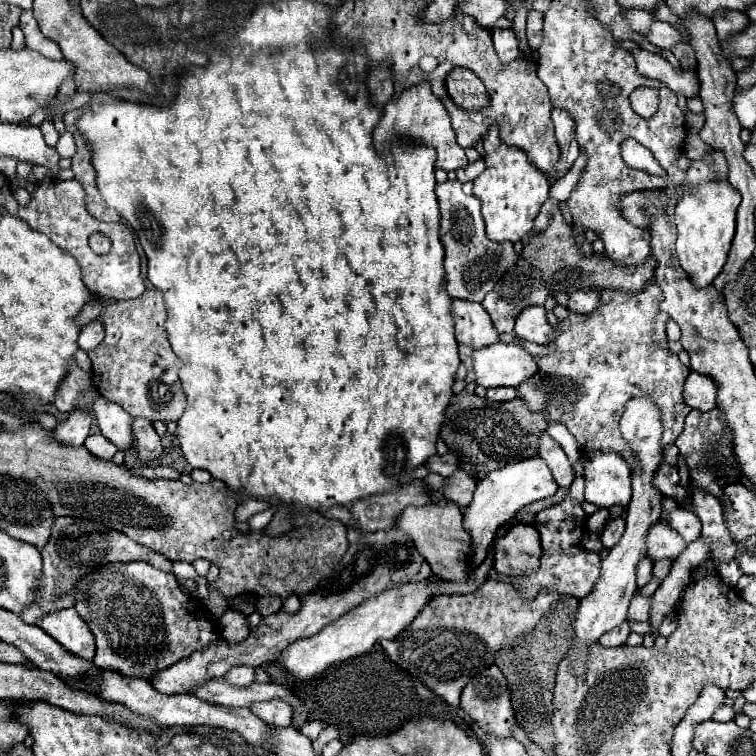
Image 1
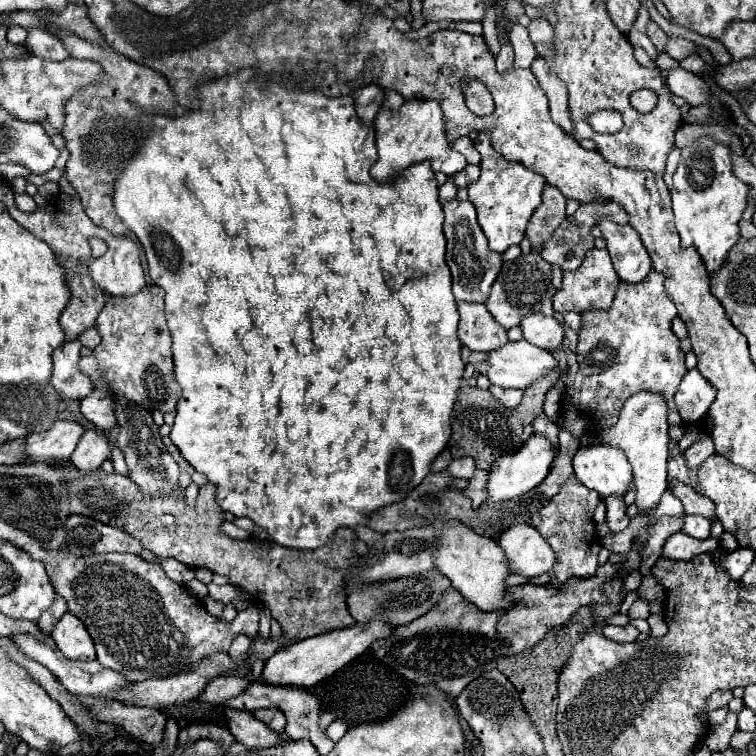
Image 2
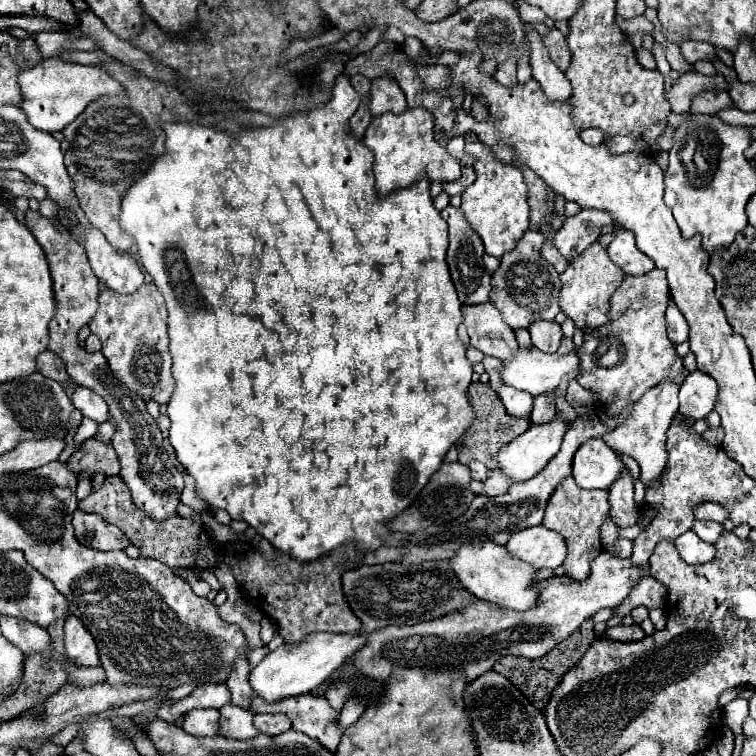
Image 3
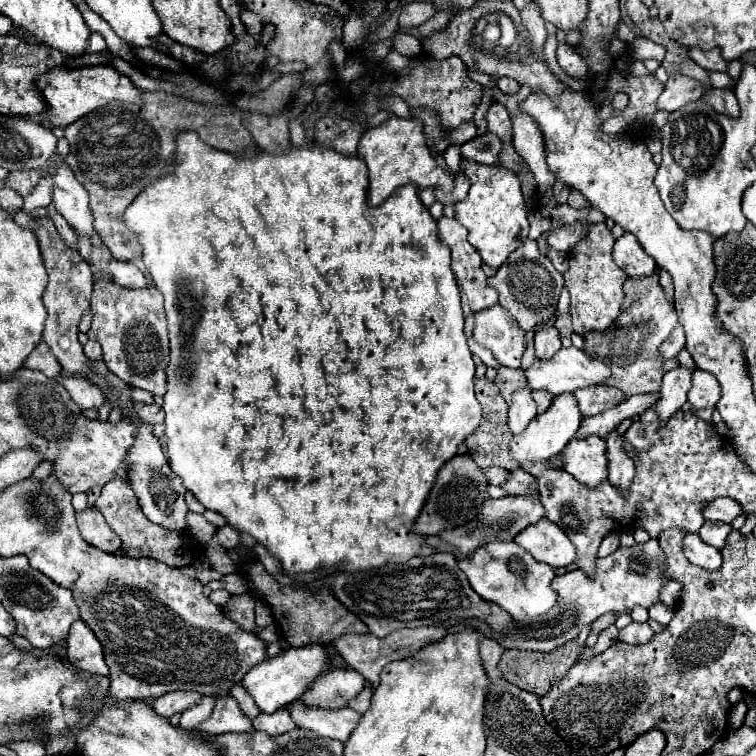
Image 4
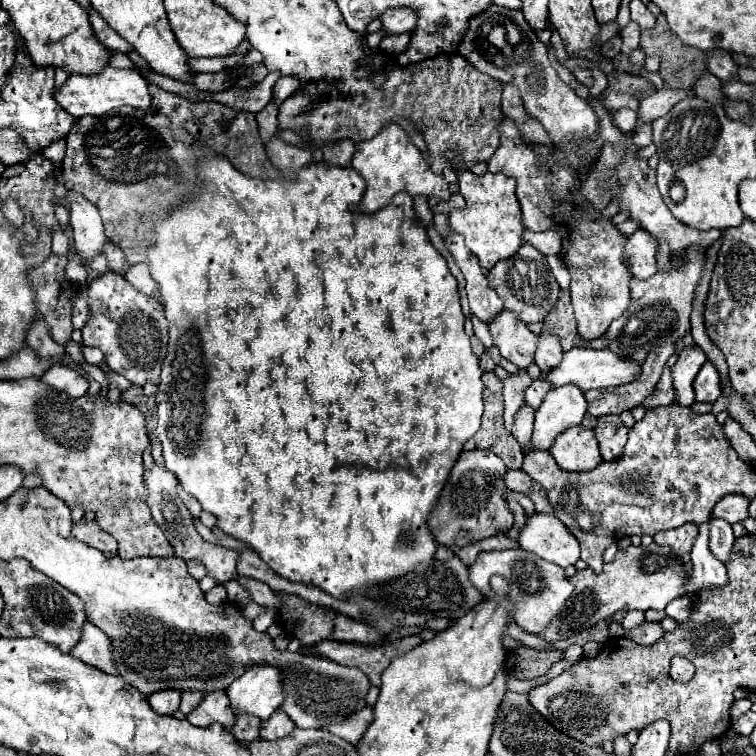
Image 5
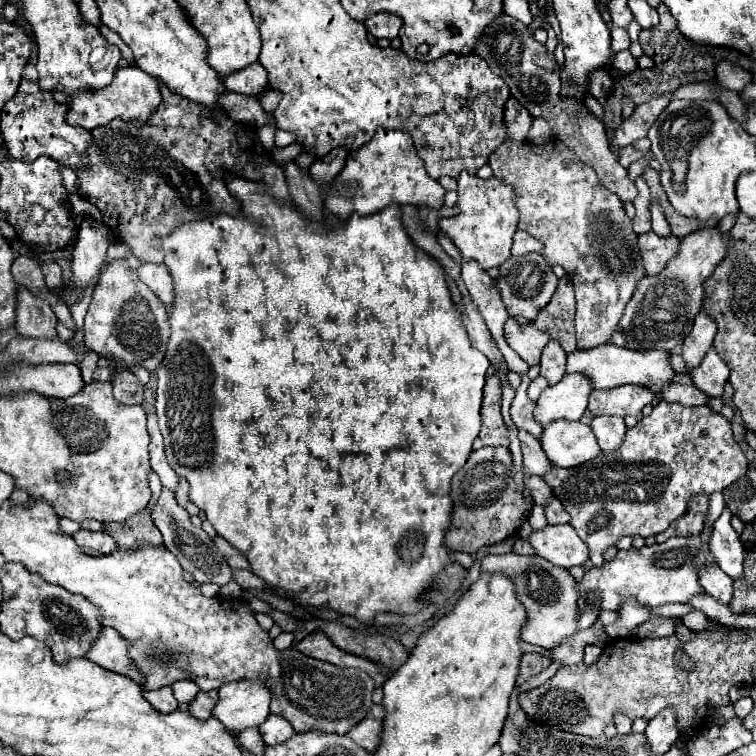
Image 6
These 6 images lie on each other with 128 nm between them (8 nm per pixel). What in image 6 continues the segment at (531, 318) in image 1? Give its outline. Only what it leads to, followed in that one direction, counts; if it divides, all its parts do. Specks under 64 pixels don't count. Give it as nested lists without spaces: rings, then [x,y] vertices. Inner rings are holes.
[[[550,340],[540,358],[540,376],[544,376],[550,384],[556,384],[564,378],[566,352],[558,344],[558,340]]]

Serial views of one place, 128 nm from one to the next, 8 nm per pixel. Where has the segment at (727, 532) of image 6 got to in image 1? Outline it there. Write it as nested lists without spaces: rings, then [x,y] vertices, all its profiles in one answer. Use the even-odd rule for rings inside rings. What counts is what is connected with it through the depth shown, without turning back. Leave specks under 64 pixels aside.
[[[682,506],[674,508],[672,512],[668,512],[668,514],[666,514],[666,520],[668,520],[668,524],[670,524],[686,542],[694,542],[694,540],[700,536],[702,524],[700,524],[698,516],[692,514],[692,512],[688,512],[688,510],[684,510]]]

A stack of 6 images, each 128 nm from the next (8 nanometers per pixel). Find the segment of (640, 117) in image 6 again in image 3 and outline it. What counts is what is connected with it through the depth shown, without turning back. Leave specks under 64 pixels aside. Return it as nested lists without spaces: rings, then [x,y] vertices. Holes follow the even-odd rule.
[[[686,72],[684,76],[680,76],[672,84],[668,100],[670,100],[672,112],[682,114],[682,112],[688,112],[692,96],[696,96],[696,92],[702,92],[702,90],[728,90],[728,88],[730,88],[730,84],[726,82],[726,78],[722,74],[702,76],[698,72]]]

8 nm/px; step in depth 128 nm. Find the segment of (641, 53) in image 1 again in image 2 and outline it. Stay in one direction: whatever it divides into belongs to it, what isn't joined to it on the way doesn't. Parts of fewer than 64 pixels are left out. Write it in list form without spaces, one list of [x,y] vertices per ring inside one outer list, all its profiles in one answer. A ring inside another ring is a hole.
[[[670,68],[666,76],[666,84],[674,96],[684,98],[690,106],[708,104],[708,84],[694,72],[684,68]]]

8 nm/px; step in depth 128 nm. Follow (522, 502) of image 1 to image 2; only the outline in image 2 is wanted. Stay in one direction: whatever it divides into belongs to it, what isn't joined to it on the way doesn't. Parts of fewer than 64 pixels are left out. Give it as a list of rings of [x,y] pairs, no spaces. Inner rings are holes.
[[[534,434],[518,452],[496,460],[496,464],[490,470],[490,478],[486,482],[486,488],[484,488],[486,490],[484,504],[490,508],[500,508],[508,500],[522,498],[524,494],[528,494],[530,490],[534,490],[536,486],[540,486],[544,482],[544,478],[550,472],[552,460],[554,460],[554,452],[552,452],[552,446],[548,444],[548,440],[544,440],[544,436]]]

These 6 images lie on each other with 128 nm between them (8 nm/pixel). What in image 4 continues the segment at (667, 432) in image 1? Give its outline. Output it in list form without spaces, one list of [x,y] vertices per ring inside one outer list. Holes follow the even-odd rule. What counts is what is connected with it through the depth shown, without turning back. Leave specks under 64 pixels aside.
[[[638,276],[626,278],[622,312],[614,326],[604,332],[584,334],[584,352],[592,358],[602,358],[610,366],[610,378],[604,382],[624,392],[632,394],[656,394],[660,390],[660,380],[664,376],[660,344],[670,336],[672,326],[676,326],[676,310],[664,298],[658,276]]]

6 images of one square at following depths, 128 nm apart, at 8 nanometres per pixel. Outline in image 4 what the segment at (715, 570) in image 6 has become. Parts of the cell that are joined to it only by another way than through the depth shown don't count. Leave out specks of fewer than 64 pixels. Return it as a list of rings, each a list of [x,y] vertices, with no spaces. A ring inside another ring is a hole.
[[[698,534],[684,536],[684,556],[688,558],[688,562],[692,562],[704,570],[720,568],[720,550],[704,544]],[[669,580],[661,589],[660,600],[668,606],[673,606],[680,598],[681,592],[682,585],[680,582],[676,582],[676,580]]]

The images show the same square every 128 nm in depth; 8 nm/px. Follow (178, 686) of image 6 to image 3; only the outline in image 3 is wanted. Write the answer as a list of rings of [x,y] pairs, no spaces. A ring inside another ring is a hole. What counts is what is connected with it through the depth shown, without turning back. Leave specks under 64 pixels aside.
[[[206,708],[206,710],[192,710],[184,716],[184,728],[188,726],[188,734],[192,736],[218,736],[220,732],[220,726],[218,726],[218,720],[220,720],[220,712],[218,710],[212,710],[212,708]]]

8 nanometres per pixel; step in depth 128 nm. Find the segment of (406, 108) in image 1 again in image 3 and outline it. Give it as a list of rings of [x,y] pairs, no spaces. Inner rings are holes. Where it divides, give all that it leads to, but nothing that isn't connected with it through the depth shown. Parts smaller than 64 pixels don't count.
[[[408,108],[402,114],[388,112],[376,116],[364,134],[364,144],[374,152],[374,178],[380,196],[386,196],[396,188],[404,188],[416,182],[424,172],[428,174],[430,180],[440,180],[440,182],[460,178],[462,170],[460,160],[450,156],[448,150],[436,142],[434,116],[424,108]]]

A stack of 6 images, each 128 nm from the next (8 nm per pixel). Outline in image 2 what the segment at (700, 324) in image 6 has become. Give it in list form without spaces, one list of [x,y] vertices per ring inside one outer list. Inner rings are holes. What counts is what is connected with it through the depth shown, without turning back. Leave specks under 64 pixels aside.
[[[640,392],[630,396],[624,402],[624,408],[620,412],[620,418],[616,426],[600,434],[596,440],[600,444],[618,446],[626,452],[628,462],[634,470],[634,486],[636,486],[636,506],[640,518],[646,518],[660,502],[662,494],[668,488],[668,474],[666,474],[666,460],[668,460],[668,406],[664,398],[656,392]]]

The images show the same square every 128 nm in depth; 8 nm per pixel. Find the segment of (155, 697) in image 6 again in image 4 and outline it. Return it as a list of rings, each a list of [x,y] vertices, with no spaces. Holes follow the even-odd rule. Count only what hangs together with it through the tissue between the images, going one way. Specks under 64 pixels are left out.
[[[168,692],[160,698],[156,698],[154,712],[160,714],[162,718],[170,718],[174,712],[184,712],[184,710],[200,704],[202,698],[204,698],[204,694],[200,694],[200,692]]]

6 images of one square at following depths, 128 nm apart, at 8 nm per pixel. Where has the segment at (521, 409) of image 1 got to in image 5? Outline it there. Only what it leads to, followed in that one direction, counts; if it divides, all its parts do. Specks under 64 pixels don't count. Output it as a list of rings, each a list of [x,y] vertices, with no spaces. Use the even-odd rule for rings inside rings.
[[[484,372],[484,416],[482,426],[474,434],[476,448],[490,450],[504,460],[504,464],[512,470],[522,466],[522,446],[502,424],[504,400],[502,400],[502,382],[494,376],[494,372]]]

